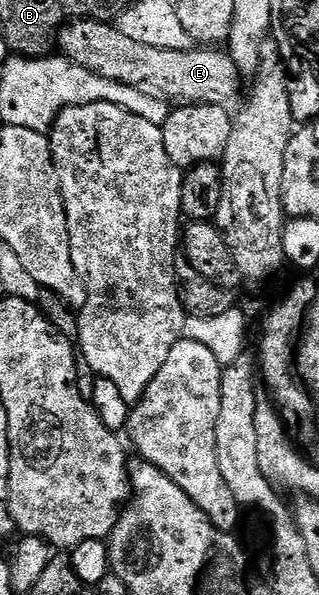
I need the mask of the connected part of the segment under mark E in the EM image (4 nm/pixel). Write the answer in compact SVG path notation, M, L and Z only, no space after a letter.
M76 17L73 19L67 19L63 25L58 26L56 30L56 49L61 56L65 57L72 64L76 65L79 70L85 71L87 74L94 74L97 77L103 77L108 80L115 80L118 84L126 84L128 87L135 88L136 91L140 91L143 95L148 95L149 98L159 100L160 103L167 107L181 107L184 105L220 105L223 107L229 106L230 100L238 93L238 80L240 80L240 74L238 68L234 66L230 59L229 52L219 50L214 47L191 47L188 49L165 49L164 47L148 47L145 43L136 43L136 39L130 38L128 35L124 35L124 31L120 31L117 24L107 23L105 21L94 21L91 17Z

